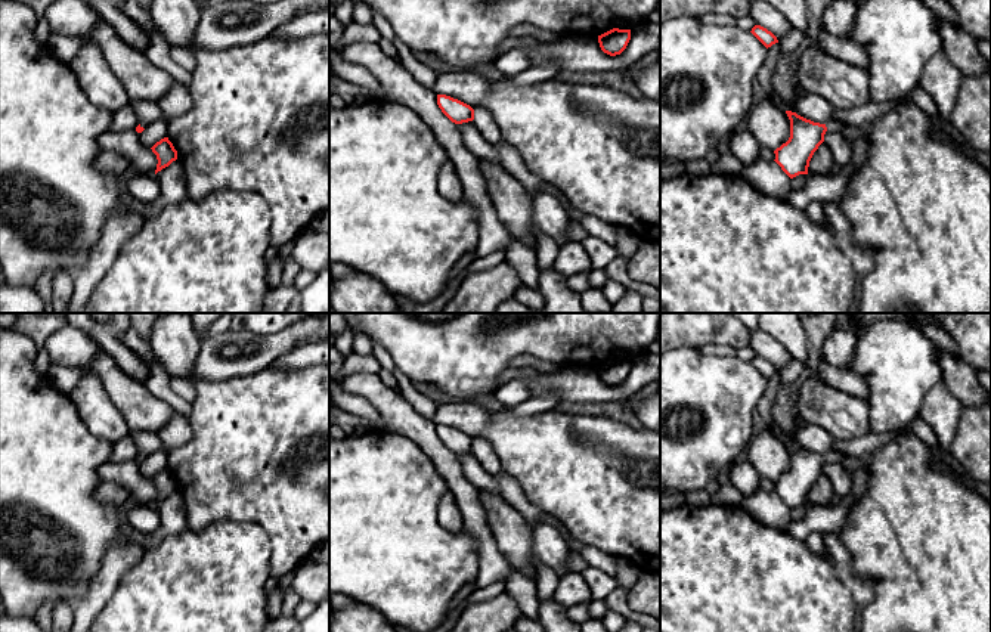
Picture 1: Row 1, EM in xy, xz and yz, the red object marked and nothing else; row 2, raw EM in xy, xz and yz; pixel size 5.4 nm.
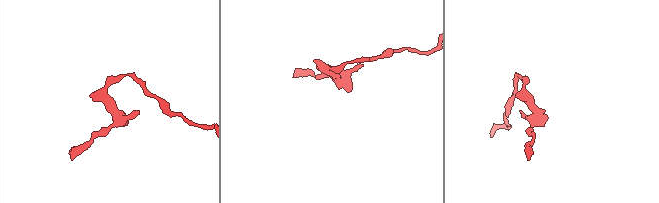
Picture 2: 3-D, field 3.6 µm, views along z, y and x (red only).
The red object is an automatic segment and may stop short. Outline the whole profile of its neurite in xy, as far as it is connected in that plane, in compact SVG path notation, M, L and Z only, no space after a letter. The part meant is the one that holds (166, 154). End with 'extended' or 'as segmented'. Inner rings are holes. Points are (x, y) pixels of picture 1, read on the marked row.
M168 137L161 139L151 149L158 159L155 174L177 159L177 151L174 149Z; as segmented

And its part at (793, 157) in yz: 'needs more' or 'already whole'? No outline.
needs more

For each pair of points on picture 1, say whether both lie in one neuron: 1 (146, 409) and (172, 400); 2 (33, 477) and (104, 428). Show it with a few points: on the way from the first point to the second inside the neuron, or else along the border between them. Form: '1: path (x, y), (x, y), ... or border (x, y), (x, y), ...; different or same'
1: border (143, 383), (152, 394), (175, 412); different
2: border (74, 406), (80, 420), (93, 434), (112, 443); different

